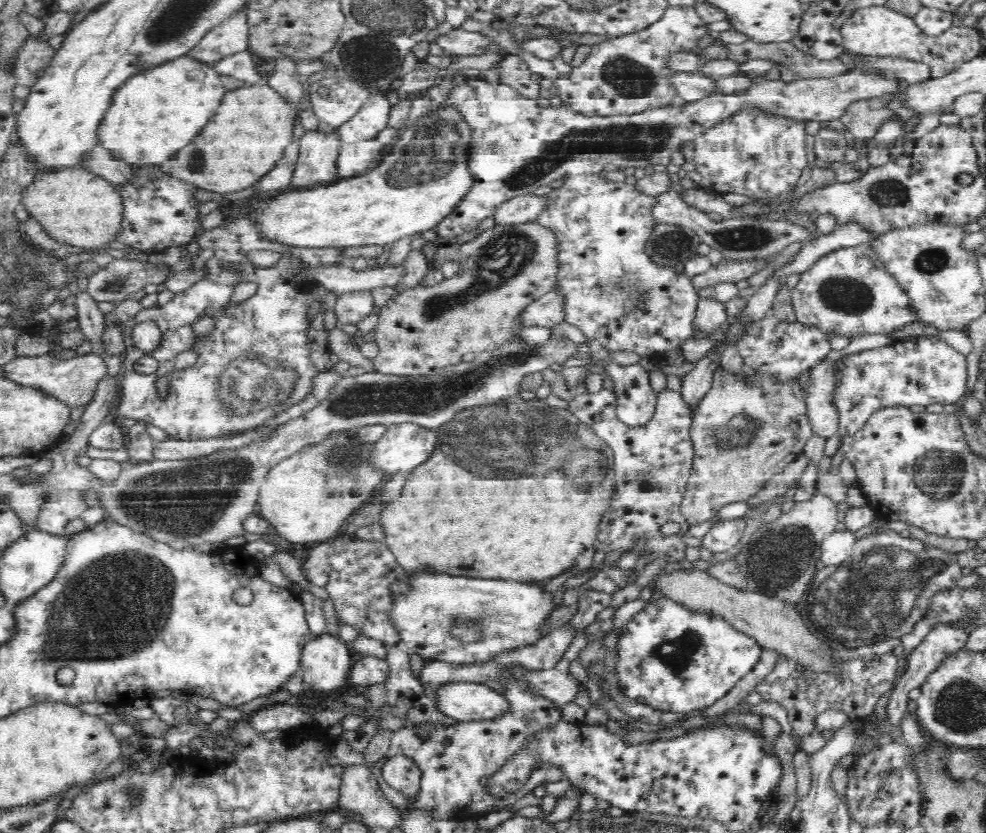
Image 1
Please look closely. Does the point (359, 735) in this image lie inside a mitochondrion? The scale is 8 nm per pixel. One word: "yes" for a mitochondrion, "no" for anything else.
no

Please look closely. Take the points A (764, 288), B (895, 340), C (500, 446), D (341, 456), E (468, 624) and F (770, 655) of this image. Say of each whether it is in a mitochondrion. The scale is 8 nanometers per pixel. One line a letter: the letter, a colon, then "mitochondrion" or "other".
A: other
B: other
C: mitochondrion
D: mitochondrion
E: mitochondrion
F: other

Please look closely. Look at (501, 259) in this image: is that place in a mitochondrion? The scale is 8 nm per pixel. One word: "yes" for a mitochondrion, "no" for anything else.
yes

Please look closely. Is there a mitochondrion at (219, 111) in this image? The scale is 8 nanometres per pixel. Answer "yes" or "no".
no

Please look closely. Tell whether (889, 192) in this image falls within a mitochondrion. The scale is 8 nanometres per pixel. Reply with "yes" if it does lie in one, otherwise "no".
yes

